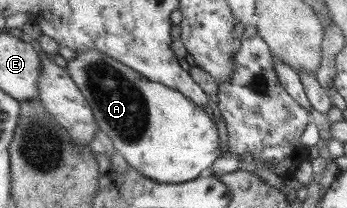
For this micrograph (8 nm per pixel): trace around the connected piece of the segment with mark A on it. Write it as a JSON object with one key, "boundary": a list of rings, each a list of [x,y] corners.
{"boundary":[[[97,50],[77,52],[67,68],[84,93],[85,100],[92,105],[100,129],[113,141],[115,151],[119,151],[129,167],[161,184],[181,184],[197,178],[205,168],[209,168],[219,159],[221,146],[215,122],[205,114],[205,110],[197,108],[197,104],[189,100],[184,93],[151,81],[129,68],[129,65],[121,64],[121,61],[109,58]]]}

